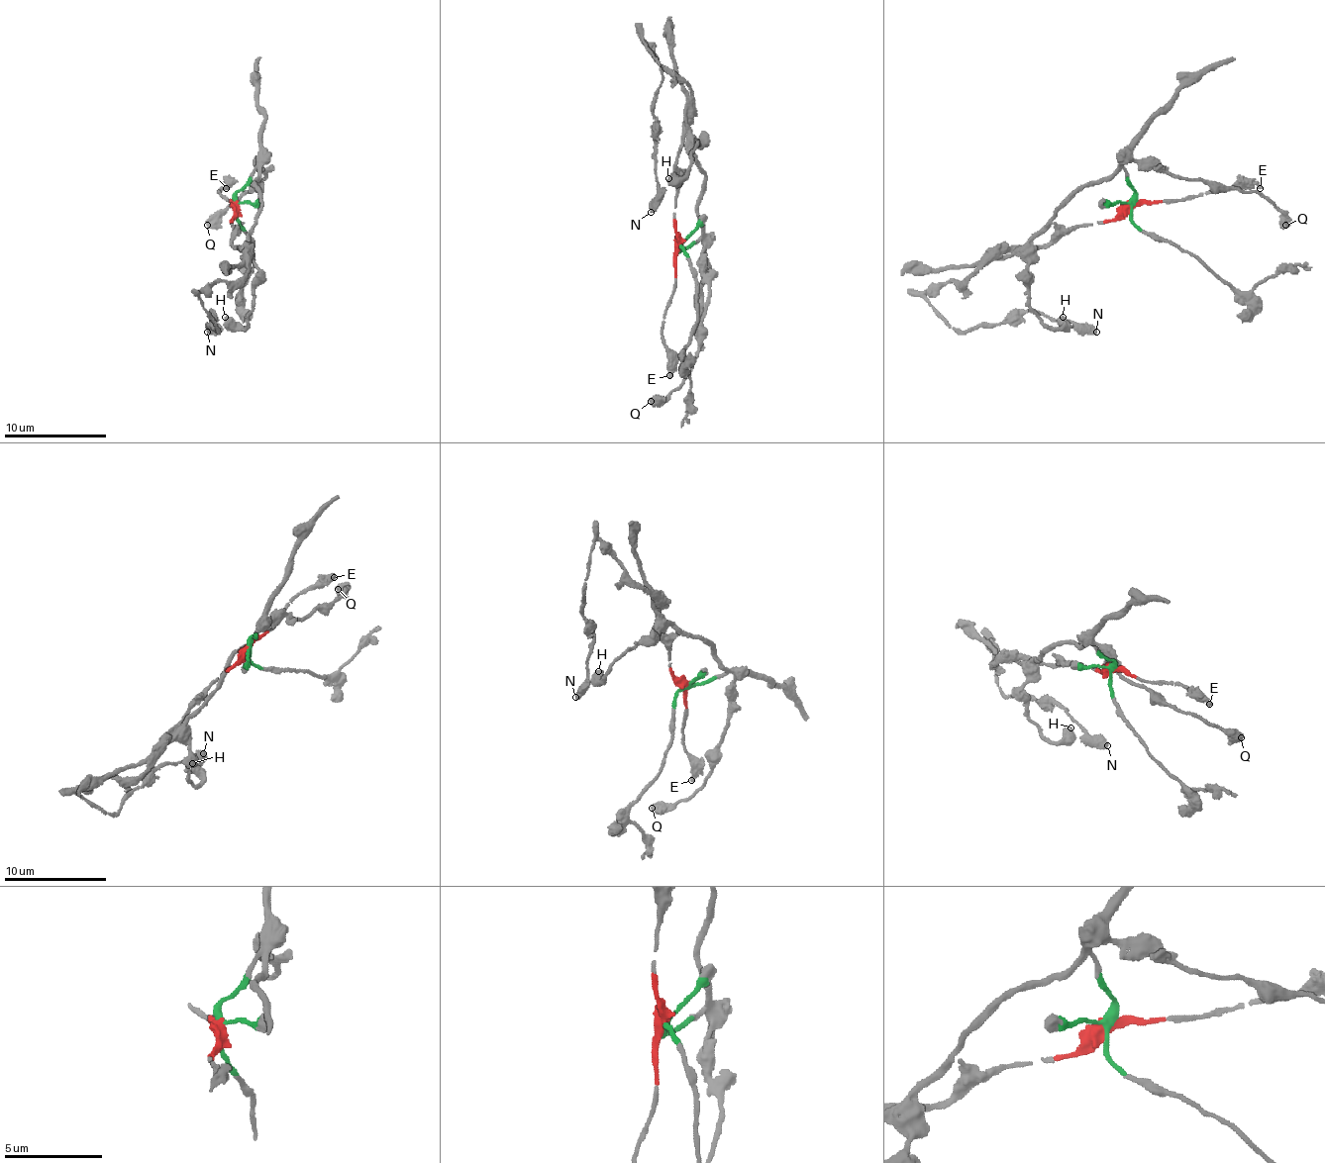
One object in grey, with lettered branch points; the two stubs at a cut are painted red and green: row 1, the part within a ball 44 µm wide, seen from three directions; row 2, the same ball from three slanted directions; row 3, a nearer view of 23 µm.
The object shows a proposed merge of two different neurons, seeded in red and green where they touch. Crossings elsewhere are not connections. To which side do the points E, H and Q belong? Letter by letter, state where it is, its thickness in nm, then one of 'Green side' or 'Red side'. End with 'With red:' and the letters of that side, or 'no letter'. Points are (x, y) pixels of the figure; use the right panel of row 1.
E: Place: (1260, 188). Thickness 360 nm. Red side
H: Place: (1063, 317). Thickness 650 nm. Green side
Q: Place: (1285, 225). Thickness 700 nm. Green side
With red: E

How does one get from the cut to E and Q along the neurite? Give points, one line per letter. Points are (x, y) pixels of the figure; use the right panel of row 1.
E: (1130, 204), (1176, 201), (1248, 183), (1261, 188)
Q: (1130, 204), (1133, 186), (1122, 165), (1127, 160), (1158, 160), (1176, 175), (1258, 191), (1281, 212), (1286, 224)

